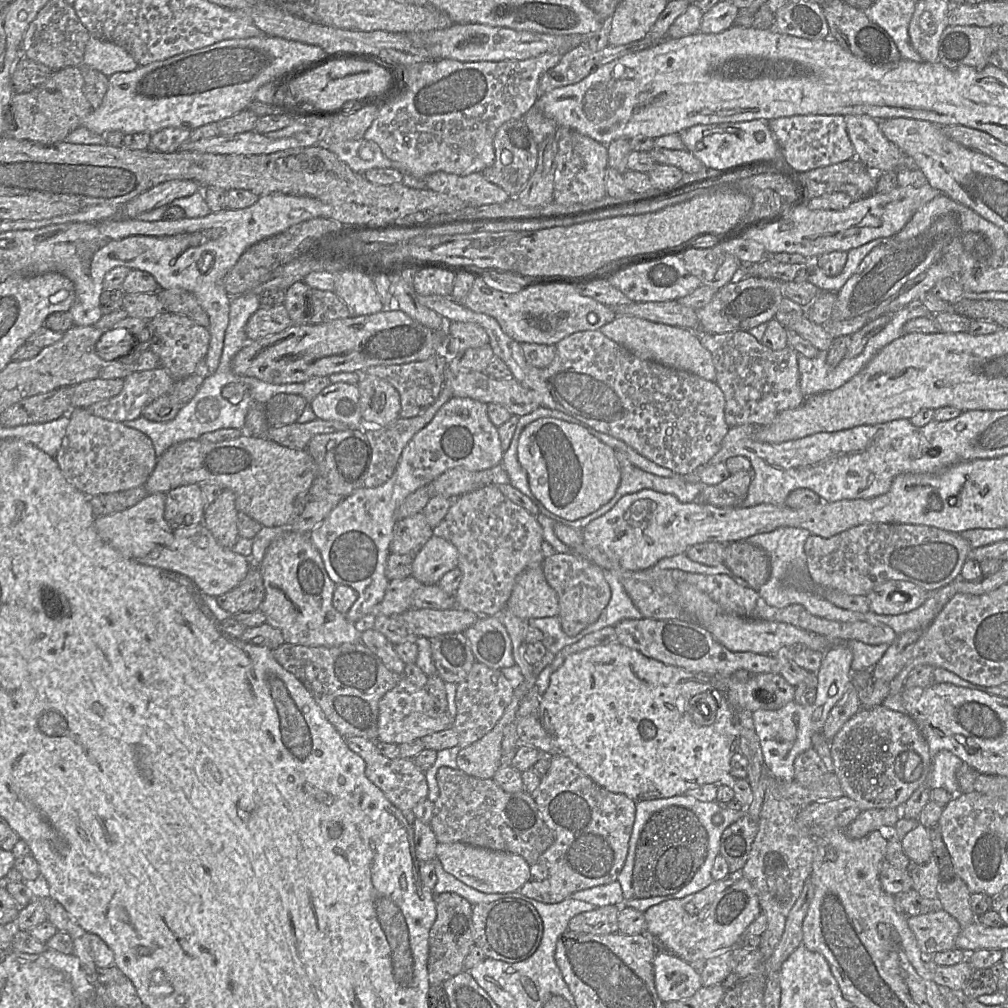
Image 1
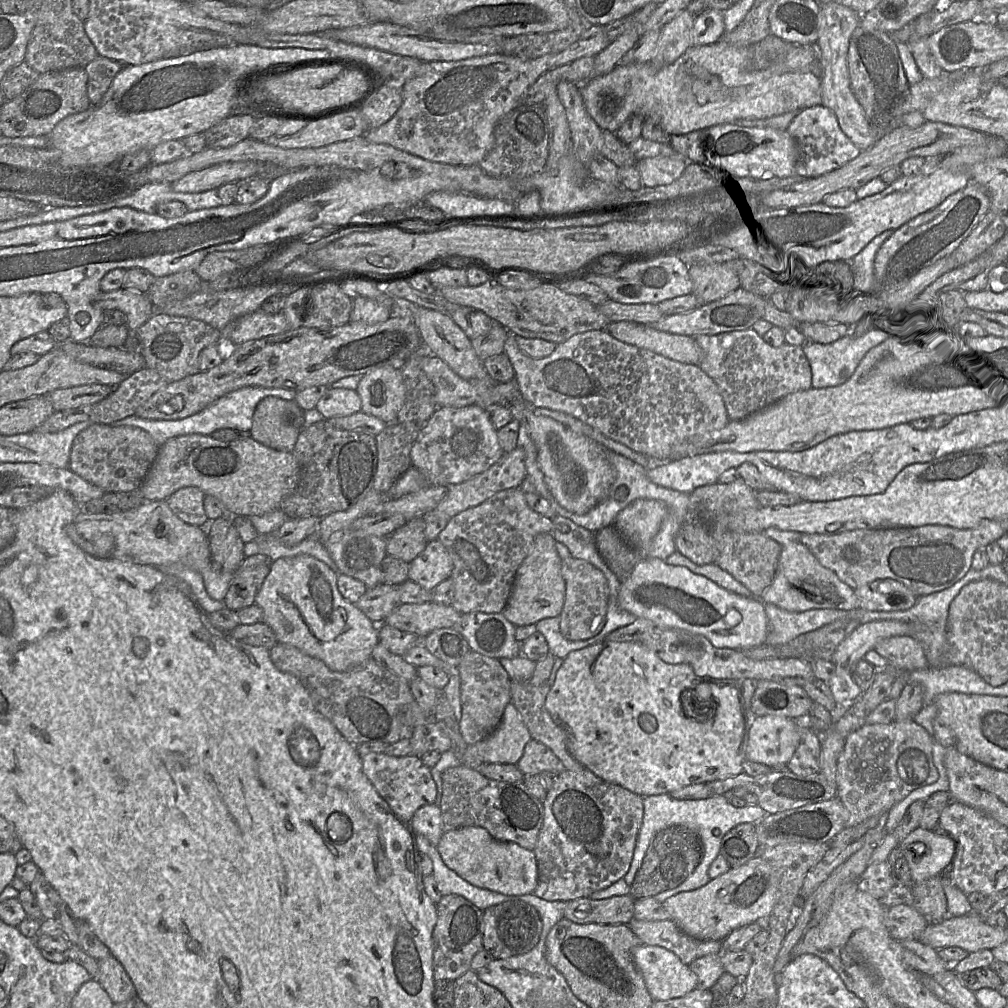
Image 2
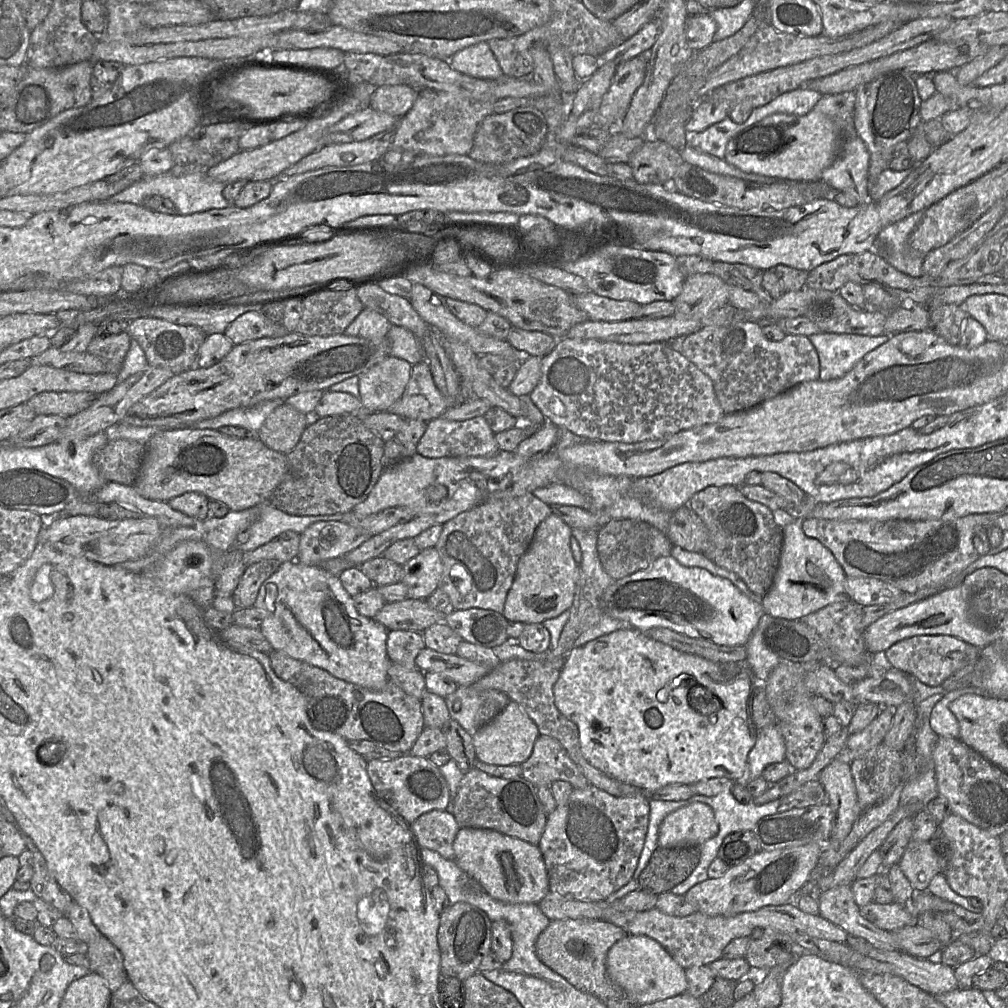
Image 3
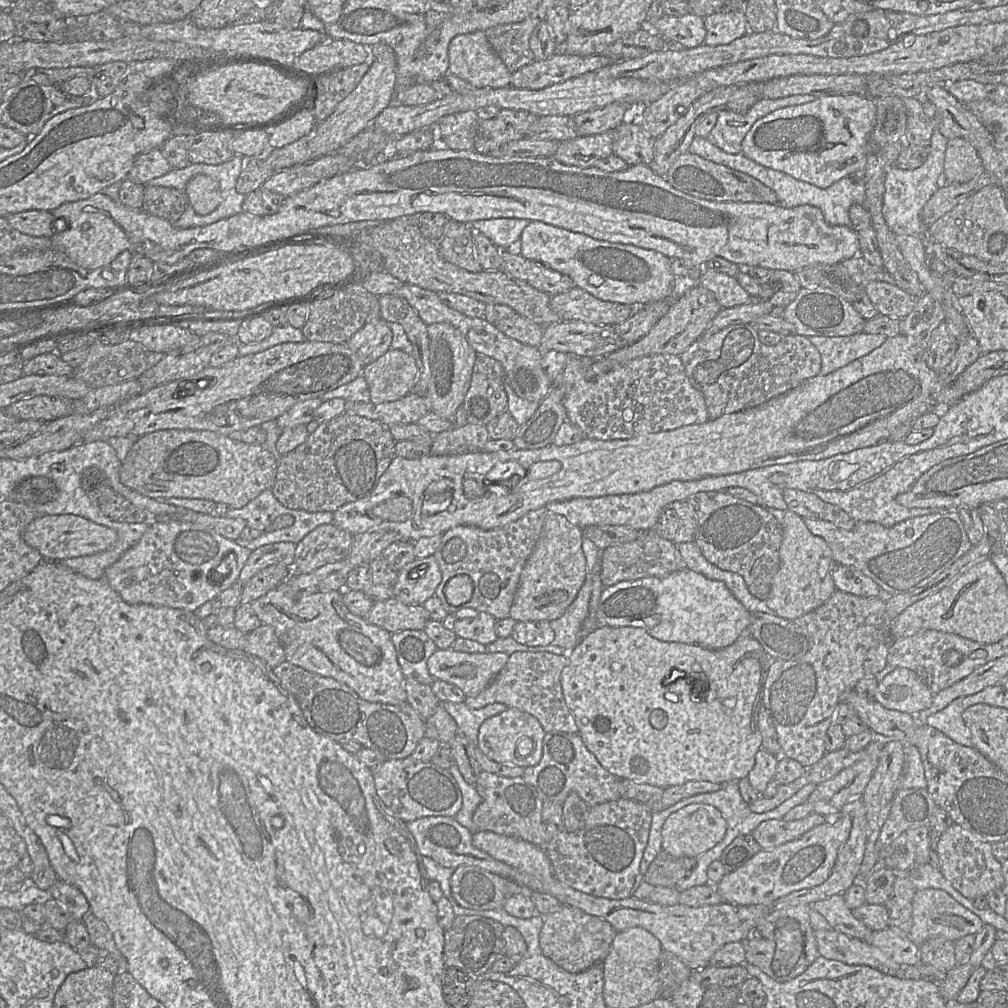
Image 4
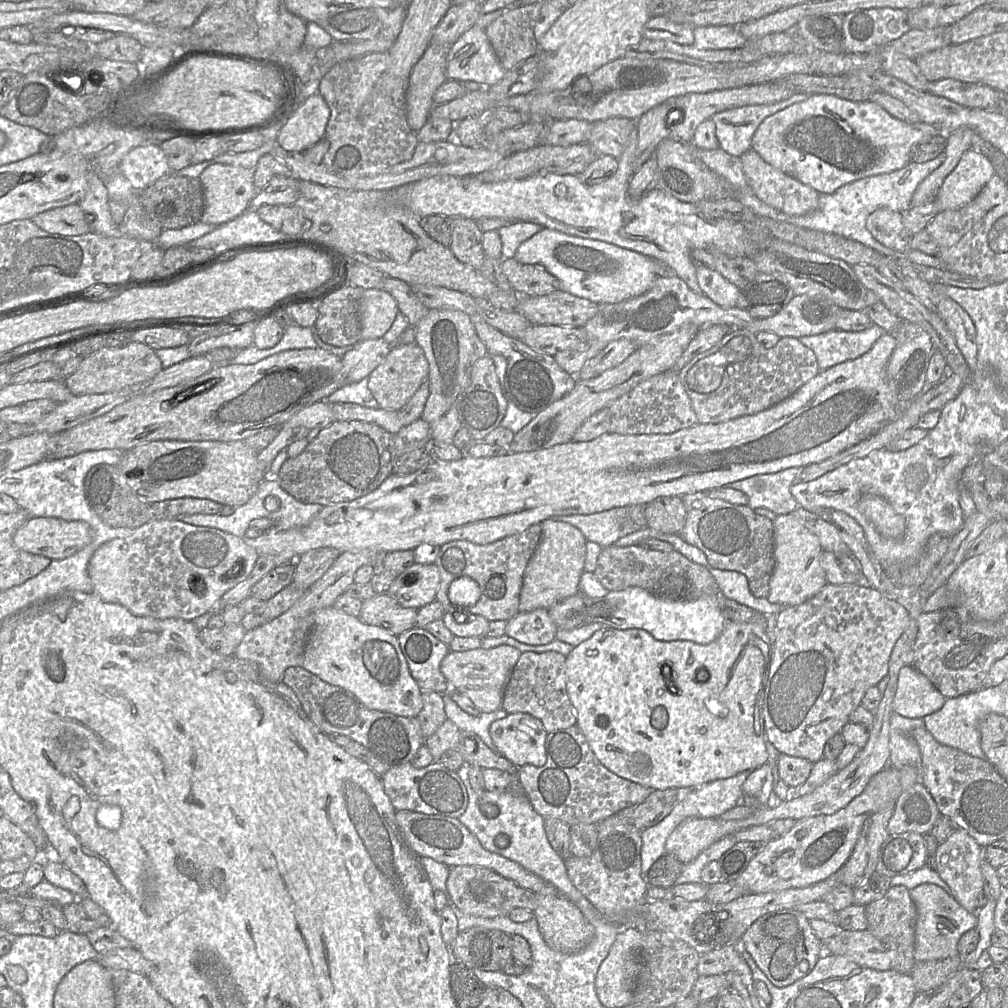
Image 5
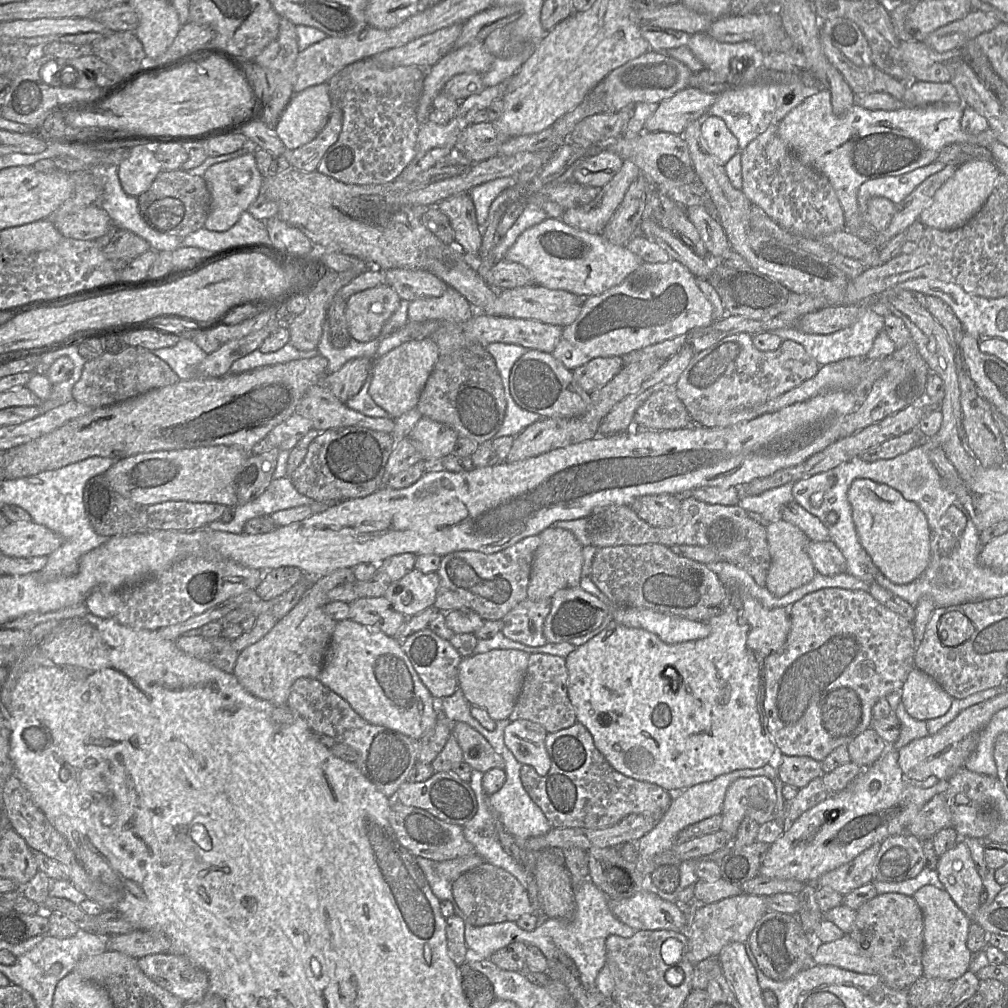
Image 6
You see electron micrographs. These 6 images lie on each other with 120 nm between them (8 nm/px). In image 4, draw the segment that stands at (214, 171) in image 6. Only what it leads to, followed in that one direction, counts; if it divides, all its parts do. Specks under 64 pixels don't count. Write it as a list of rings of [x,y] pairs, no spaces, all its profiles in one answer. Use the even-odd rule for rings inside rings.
[[[199,174],[187,184],[188,202],[199,216],[215,211],[223,201],[219,183],[210,176]]]

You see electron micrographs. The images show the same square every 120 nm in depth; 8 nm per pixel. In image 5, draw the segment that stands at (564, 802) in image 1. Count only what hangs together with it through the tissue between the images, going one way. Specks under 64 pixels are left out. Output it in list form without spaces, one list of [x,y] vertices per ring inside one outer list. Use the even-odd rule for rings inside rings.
[[[615,814],[597,822],[597,845],[588,857],[569,856],[563,859],[568,878],[576,889],[610,921],[619,924],[622,916],[648,902],[649,884],[641,875],[642,831],[627,822],[622,822]]]

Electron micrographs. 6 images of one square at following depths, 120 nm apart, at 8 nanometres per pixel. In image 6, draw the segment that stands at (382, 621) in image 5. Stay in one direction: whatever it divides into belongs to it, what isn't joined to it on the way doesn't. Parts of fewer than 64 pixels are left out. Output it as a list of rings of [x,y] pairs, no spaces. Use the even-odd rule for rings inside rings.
[[[385,597],[358,598],[348,604],[349,619],[368,628],[383,632],[389,637],[396,637],[407,618],[397,612]]]

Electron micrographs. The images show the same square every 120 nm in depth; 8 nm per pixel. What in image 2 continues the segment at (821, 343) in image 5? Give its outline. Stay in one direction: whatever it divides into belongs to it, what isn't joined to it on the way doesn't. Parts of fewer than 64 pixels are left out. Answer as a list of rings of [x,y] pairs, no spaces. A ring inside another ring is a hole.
[[[871,331],[863,335],[848,334],[828,344],[807,341],[802,348],[810,364],[812,387],[820,389],[845,383],[853,375],[861,360],[870,350],[888,342],[892,337],[893,335],[889,332]]]

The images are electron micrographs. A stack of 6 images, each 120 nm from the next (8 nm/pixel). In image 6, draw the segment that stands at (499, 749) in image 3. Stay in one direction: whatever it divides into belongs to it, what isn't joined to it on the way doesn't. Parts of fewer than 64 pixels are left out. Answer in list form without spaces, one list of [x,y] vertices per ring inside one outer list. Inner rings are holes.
[[[519,719],[505,728],[504,742],[520,764],[530,765],[544,776],[551,765],[545,747],[547,733],[541,725]]]

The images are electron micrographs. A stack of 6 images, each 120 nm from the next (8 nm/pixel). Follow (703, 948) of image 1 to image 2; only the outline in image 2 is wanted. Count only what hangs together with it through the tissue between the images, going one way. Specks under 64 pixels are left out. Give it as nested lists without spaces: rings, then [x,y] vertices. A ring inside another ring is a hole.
[[[759,856],[746,864],[730,868],[706,885],[681,892],[662,902],[678,928],[688,936],[702,941],[723,941],[732,931],[753,923],[767,930],[767,917],[777,898],[779,870]]]

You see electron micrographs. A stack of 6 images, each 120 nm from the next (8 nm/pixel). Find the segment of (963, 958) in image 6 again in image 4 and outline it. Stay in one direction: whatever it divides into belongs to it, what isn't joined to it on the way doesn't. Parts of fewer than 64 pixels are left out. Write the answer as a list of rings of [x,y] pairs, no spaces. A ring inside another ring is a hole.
[[[922,889],[916,891],[912,901],[912,925],[908,933],[909,939],[921,947],[930,939],[946,939],[956,942],[967,935],[976,935],[983,927],[982,920],[954,900],[941,889]]]

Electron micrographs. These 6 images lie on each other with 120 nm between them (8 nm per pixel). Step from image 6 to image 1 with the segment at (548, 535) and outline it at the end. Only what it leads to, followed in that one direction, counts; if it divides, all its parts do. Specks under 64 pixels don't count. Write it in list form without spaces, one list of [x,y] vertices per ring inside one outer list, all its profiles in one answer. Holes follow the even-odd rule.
[[[542,565],[528,567],[517,576],[506,609],[525,621],[559,614],[557,593],[548,584]]]

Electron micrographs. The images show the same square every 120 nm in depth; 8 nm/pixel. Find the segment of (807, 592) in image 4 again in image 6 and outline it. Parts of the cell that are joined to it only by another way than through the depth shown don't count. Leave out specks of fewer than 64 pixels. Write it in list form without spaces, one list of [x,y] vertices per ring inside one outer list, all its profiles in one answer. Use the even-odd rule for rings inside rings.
[[[779,520],[766,526],[771,565],[767,574],[766,587],[775,597],[783,597],[813,580],[817,573],[808,553],[810,542],[806,534],[795,525]]]

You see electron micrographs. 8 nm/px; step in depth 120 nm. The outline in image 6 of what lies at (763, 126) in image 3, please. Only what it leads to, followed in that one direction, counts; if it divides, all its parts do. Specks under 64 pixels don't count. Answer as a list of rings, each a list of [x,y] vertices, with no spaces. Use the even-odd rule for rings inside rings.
[[[820,88],[781,120],[778,135],[804,164],[828,178],[845,212],[845,230],[855,233],[864,225],[857,196],[860,186],[867,180],[928,165],[947,145],[970,143],[989,147],[997,141],[989,128],[978,134],[962,129],[963,106],[962,103],[943,102],[881,110],[854,104],[845,115],[837,116],[833,113],[830,92]]]

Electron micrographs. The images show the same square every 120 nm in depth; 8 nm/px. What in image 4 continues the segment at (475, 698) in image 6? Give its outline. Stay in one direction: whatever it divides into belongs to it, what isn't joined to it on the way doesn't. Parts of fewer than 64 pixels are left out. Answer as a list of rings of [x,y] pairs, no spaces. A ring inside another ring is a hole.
[[[437,649],[427,660],[430,675],[458,687],[466,697],[483,691],[505,666],[509,655],[496,653],[465,653]]]

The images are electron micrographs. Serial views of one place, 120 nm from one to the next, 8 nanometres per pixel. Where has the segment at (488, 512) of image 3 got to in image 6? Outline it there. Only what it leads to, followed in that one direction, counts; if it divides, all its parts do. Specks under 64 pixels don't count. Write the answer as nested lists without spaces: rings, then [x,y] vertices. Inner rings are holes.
[[[533,535],[492,554],[462,550],[441,557],[437,571],[440,583],[434,607],[443,613],[474,611],[484,621],[501,620],[518,603],[527,598],[532,559],[539,544],[540,536]]]

